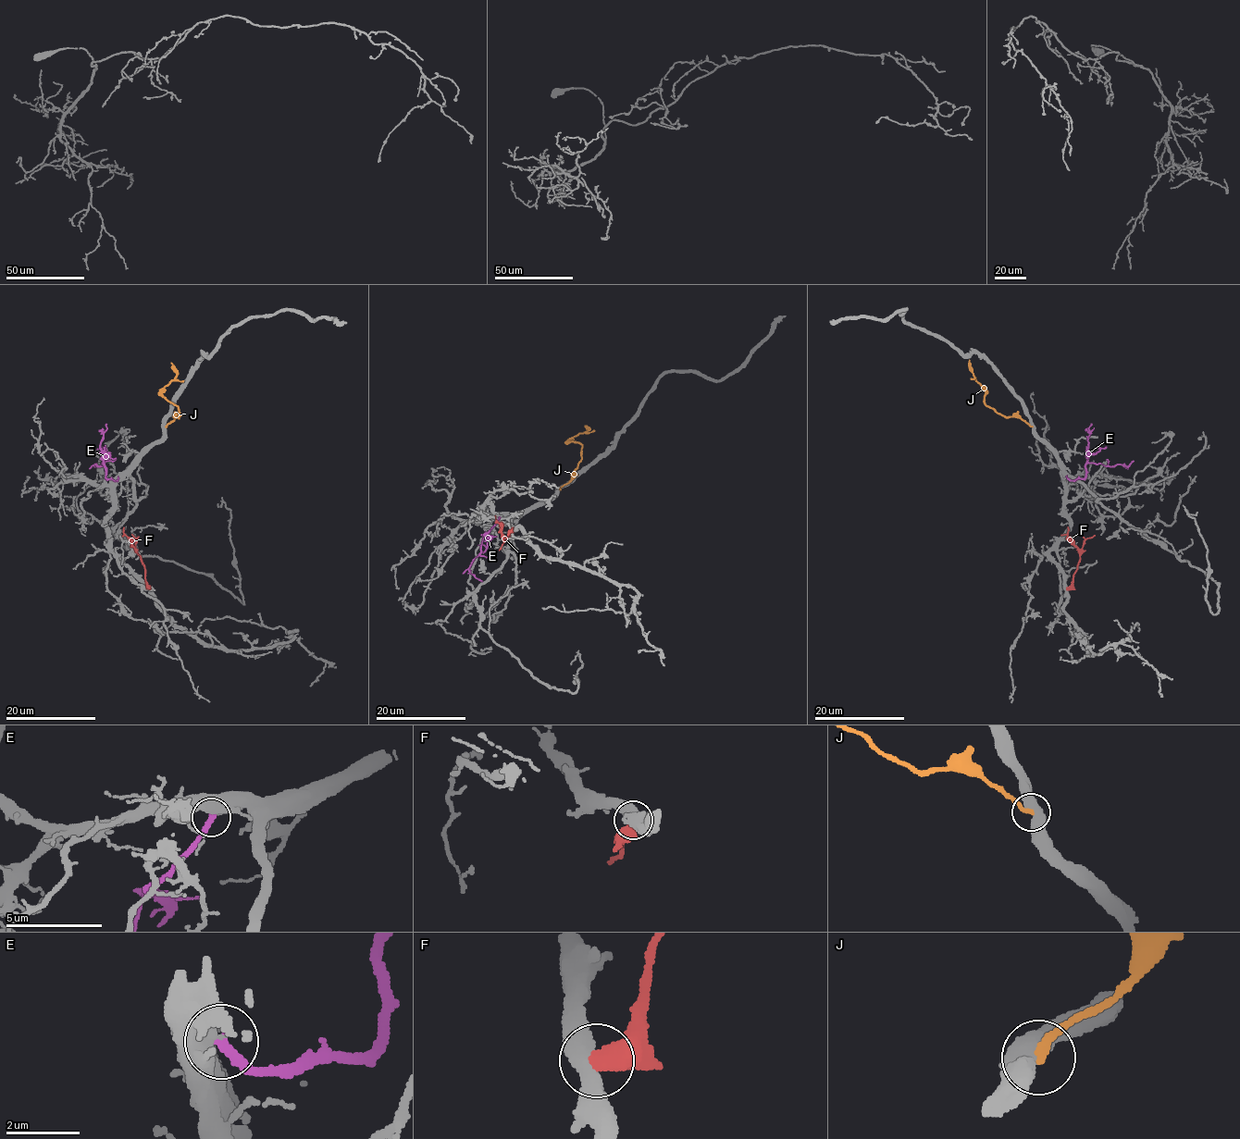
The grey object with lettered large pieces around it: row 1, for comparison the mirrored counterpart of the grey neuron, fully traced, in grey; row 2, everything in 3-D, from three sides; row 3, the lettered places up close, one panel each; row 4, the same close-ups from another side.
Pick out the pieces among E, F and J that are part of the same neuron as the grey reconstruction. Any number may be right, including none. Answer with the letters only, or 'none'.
E

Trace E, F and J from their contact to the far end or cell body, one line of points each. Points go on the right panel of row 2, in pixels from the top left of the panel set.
E: (1066, 476), (1072, 479), (1084, 478), (1087, 464), (1128, 466), (1134, 460)
F: (1067, 588), (1072, 583), (1079, 556), (1079, 550), (1067, 534), (1067, 527)
J: (1032, 427), (1022, 419), (1004, 417), (986, 407), (984, 387), (972, 372), (969, 359)

